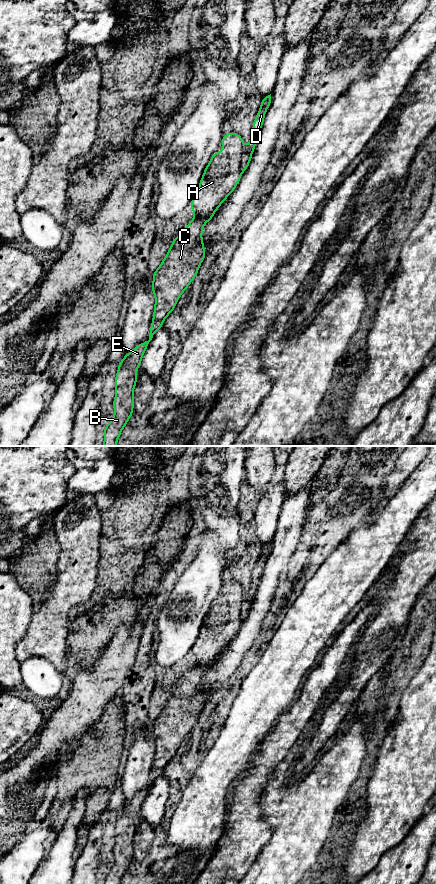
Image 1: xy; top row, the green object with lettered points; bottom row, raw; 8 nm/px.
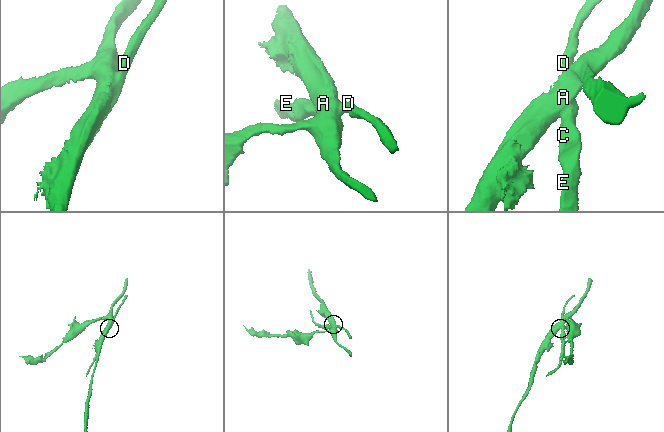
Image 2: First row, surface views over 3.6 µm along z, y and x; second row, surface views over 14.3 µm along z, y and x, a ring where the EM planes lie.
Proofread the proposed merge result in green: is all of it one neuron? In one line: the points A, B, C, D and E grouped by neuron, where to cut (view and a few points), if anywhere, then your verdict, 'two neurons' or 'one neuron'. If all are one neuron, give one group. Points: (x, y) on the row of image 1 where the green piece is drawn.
A / B C D E; cut in xy along (244, 152), (241, 158), (241, 171); two neurons

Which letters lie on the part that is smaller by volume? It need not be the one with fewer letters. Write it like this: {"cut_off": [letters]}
{"cut_off": ["B", "C", "D", "E"]}

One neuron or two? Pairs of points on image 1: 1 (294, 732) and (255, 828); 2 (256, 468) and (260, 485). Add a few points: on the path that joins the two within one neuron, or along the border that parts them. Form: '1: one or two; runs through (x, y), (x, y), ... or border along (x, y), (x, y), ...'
1: one; runs through (275, 756), (275, 760), (252, 784), (252, 804)
2: one; runs through (258, 472), (259, 481)

